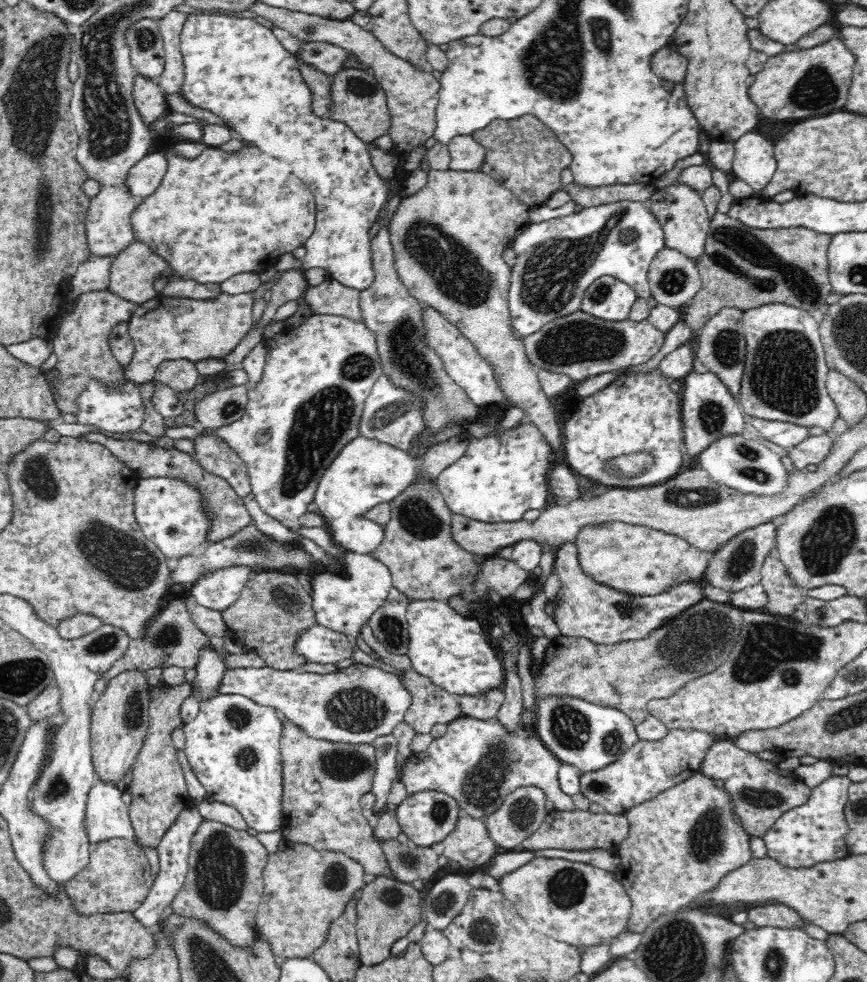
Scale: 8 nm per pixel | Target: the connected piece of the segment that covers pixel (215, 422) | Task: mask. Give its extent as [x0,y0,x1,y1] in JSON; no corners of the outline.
[196,386,247,432]

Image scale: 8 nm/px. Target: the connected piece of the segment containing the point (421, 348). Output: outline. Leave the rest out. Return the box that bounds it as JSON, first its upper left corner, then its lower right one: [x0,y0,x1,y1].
[360,193,479,438]

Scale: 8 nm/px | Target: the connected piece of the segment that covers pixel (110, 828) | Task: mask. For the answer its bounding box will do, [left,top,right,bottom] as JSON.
[85,780,138,845]

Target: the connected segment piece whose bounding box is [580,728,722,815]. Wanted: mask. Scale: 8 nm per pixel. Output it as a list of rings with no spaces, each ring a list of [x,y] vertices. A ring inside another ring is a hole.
[[[670,728],[660,740],[638,739],[632,748],[625,750],[616,762],[580,775],[580,792],[613,815],[626,815],[633,806],[638,806],[657,794],[684,782],[700,772],[706,753],[722,738],[712,732],[695,728]]]

